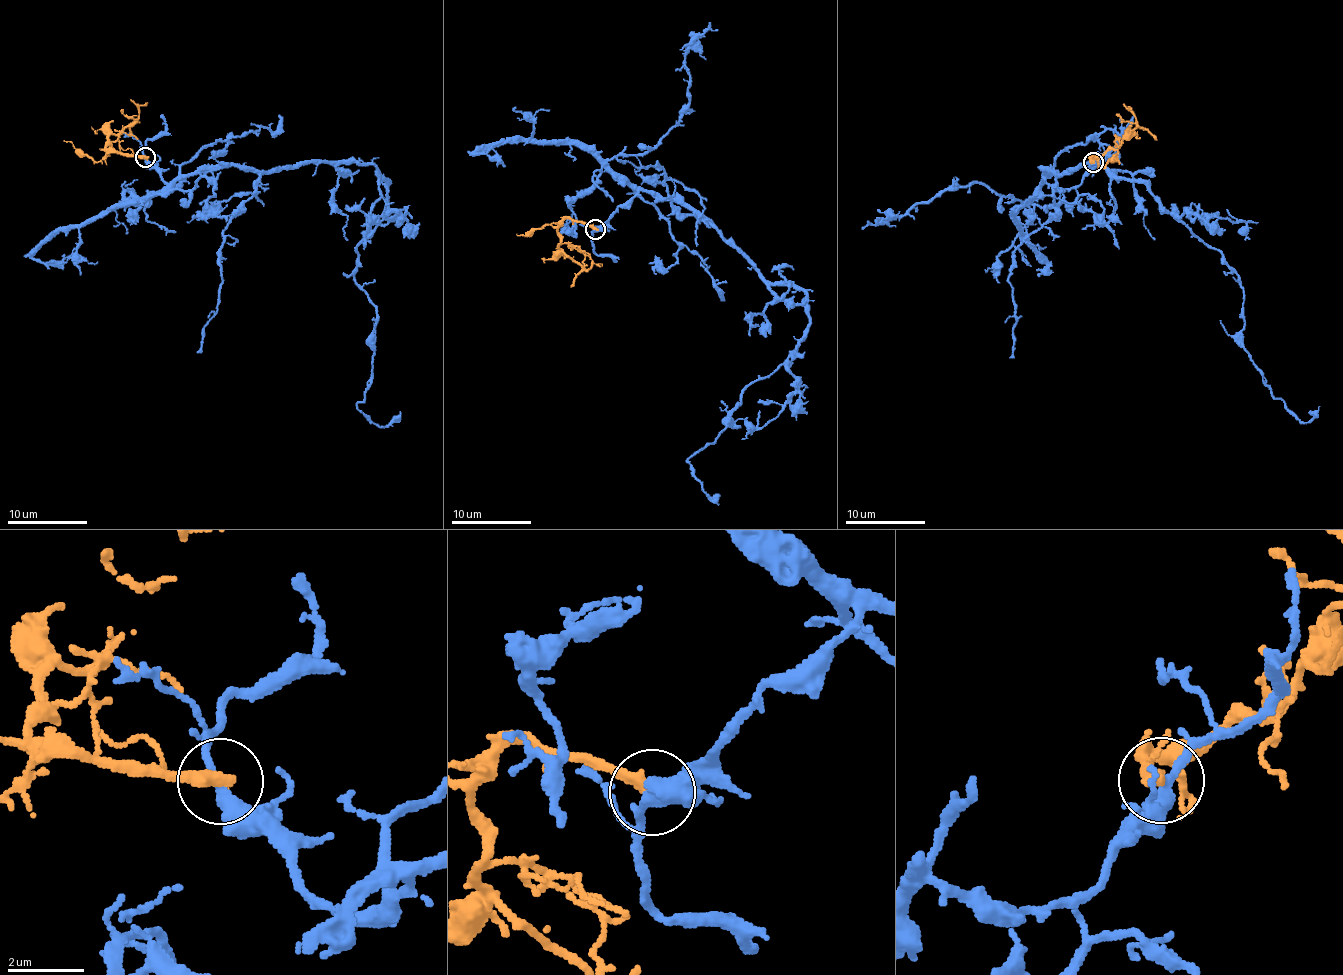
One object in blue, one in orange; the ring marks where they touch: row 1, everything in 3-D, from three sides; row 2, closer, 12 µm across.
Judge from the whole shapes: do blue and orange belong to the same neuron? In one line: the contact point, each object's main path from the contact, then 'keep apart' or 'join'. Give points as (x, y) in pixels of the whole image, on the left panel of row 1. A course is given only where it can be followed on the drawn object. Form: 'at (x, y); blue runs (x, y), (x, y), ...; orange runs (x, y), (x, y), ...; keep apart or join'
at (145, 157); blue runs (146, 157), (181, 184), (377, 167), (356, 407), (382, 427), (400, 411); orange runs (146, 157), (112, 153), (106, 147), (110, 143), (108, 138), (120, 134), (137, 118), (137, 106), (131, 100); keep apart

